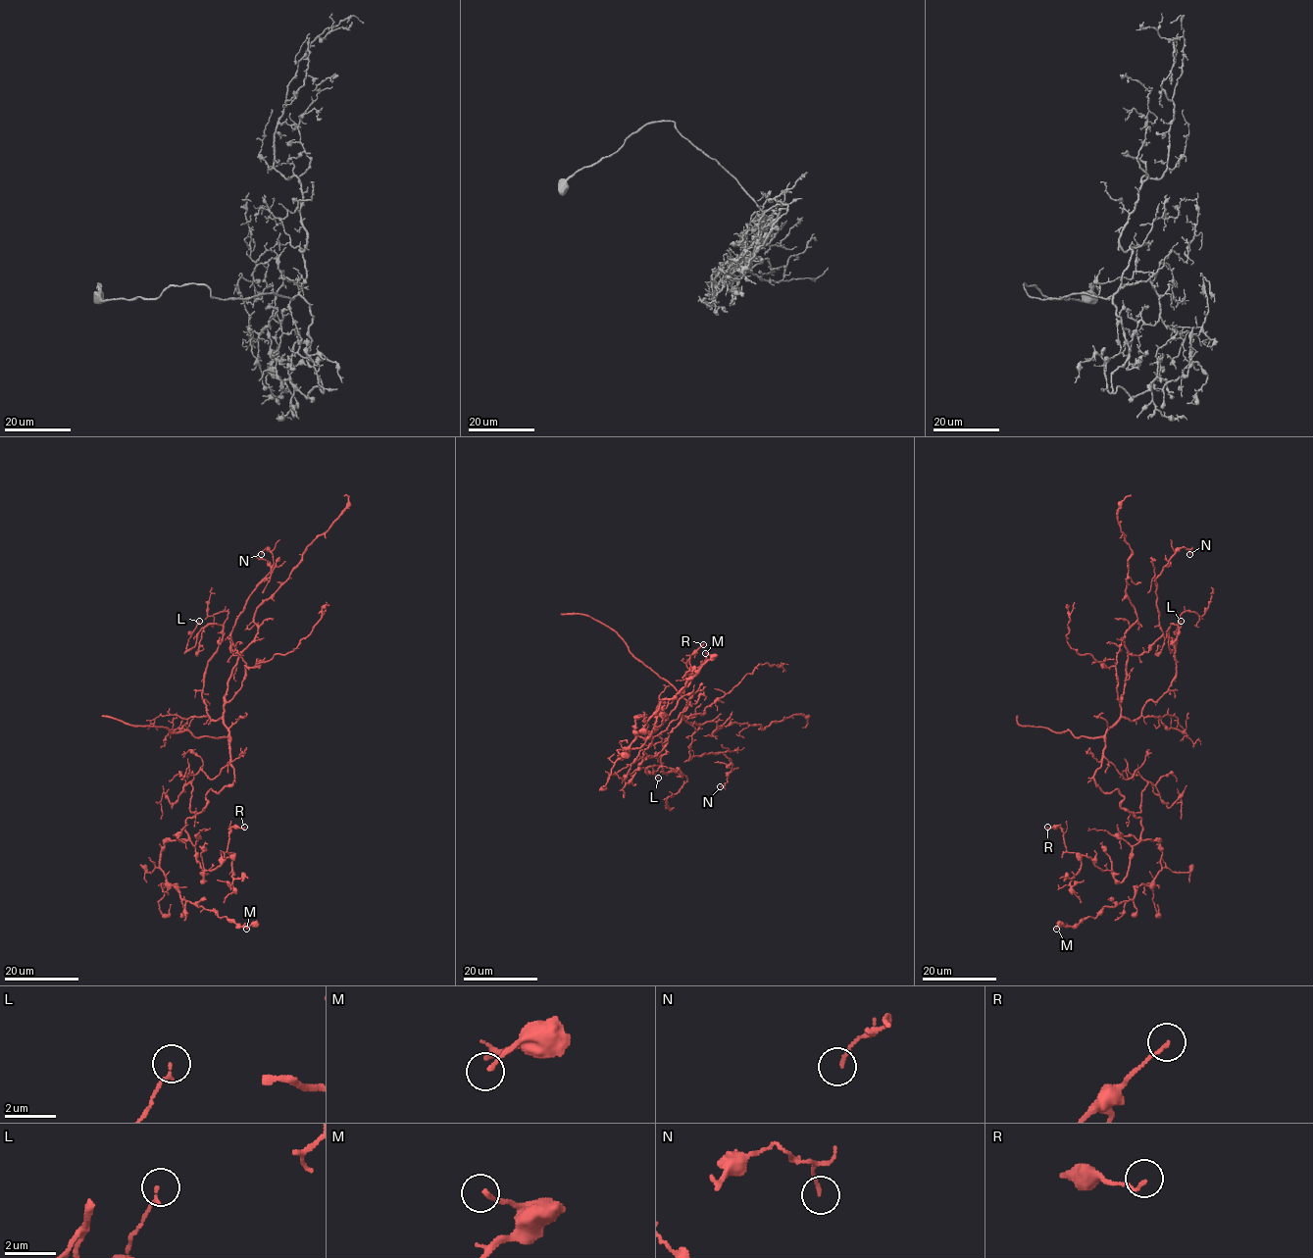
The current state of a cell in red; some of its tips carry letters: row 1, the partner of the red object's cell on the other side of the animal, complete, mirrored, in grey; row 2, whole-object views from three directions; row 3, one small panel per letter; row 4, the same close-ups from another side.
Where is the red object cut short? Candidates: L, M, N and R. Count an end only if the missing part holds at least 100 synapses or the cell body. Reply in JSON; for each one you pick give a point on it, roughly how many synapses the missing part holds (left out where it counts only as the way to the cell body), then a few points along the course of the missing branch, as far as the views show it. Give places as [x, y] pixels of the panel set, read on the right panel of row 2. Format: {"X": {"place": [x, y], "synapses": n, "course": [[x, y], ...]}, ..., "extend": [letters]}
{"extend": []}

